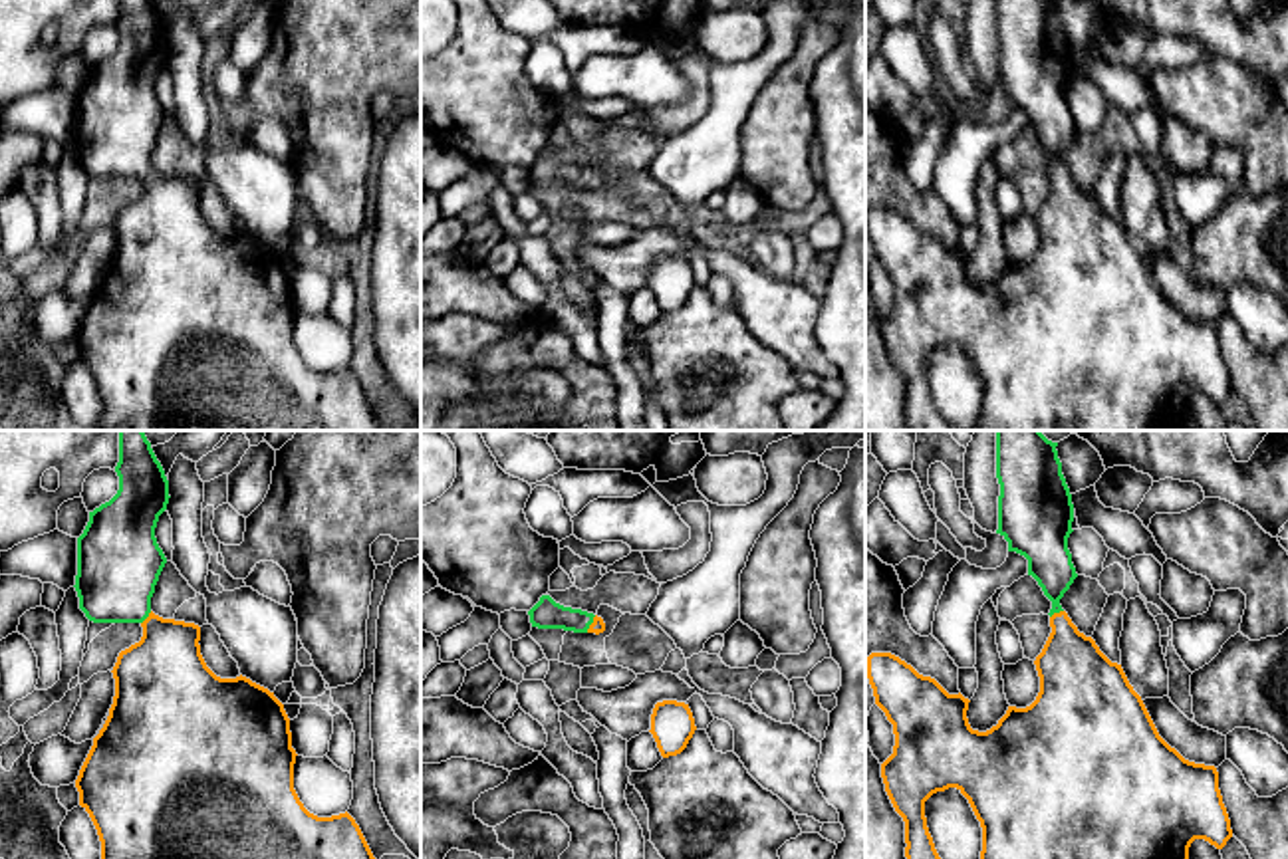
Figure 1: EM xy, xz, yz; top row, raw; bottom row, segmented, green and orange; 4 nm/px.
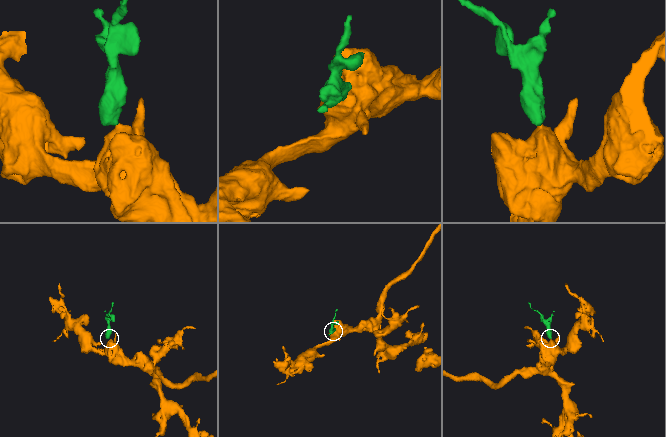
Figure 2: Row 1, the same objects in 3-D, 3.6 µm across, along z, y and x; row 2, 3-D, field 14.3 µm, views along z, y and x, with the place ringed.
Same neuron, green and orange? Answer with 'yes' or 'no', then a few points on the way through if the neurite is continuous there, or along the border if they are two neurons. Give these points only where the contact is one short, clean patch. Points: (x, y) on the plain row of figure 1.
yes; runs through yz (1048, 114), (1054, 127), (1056, 167), (1072, 227)

